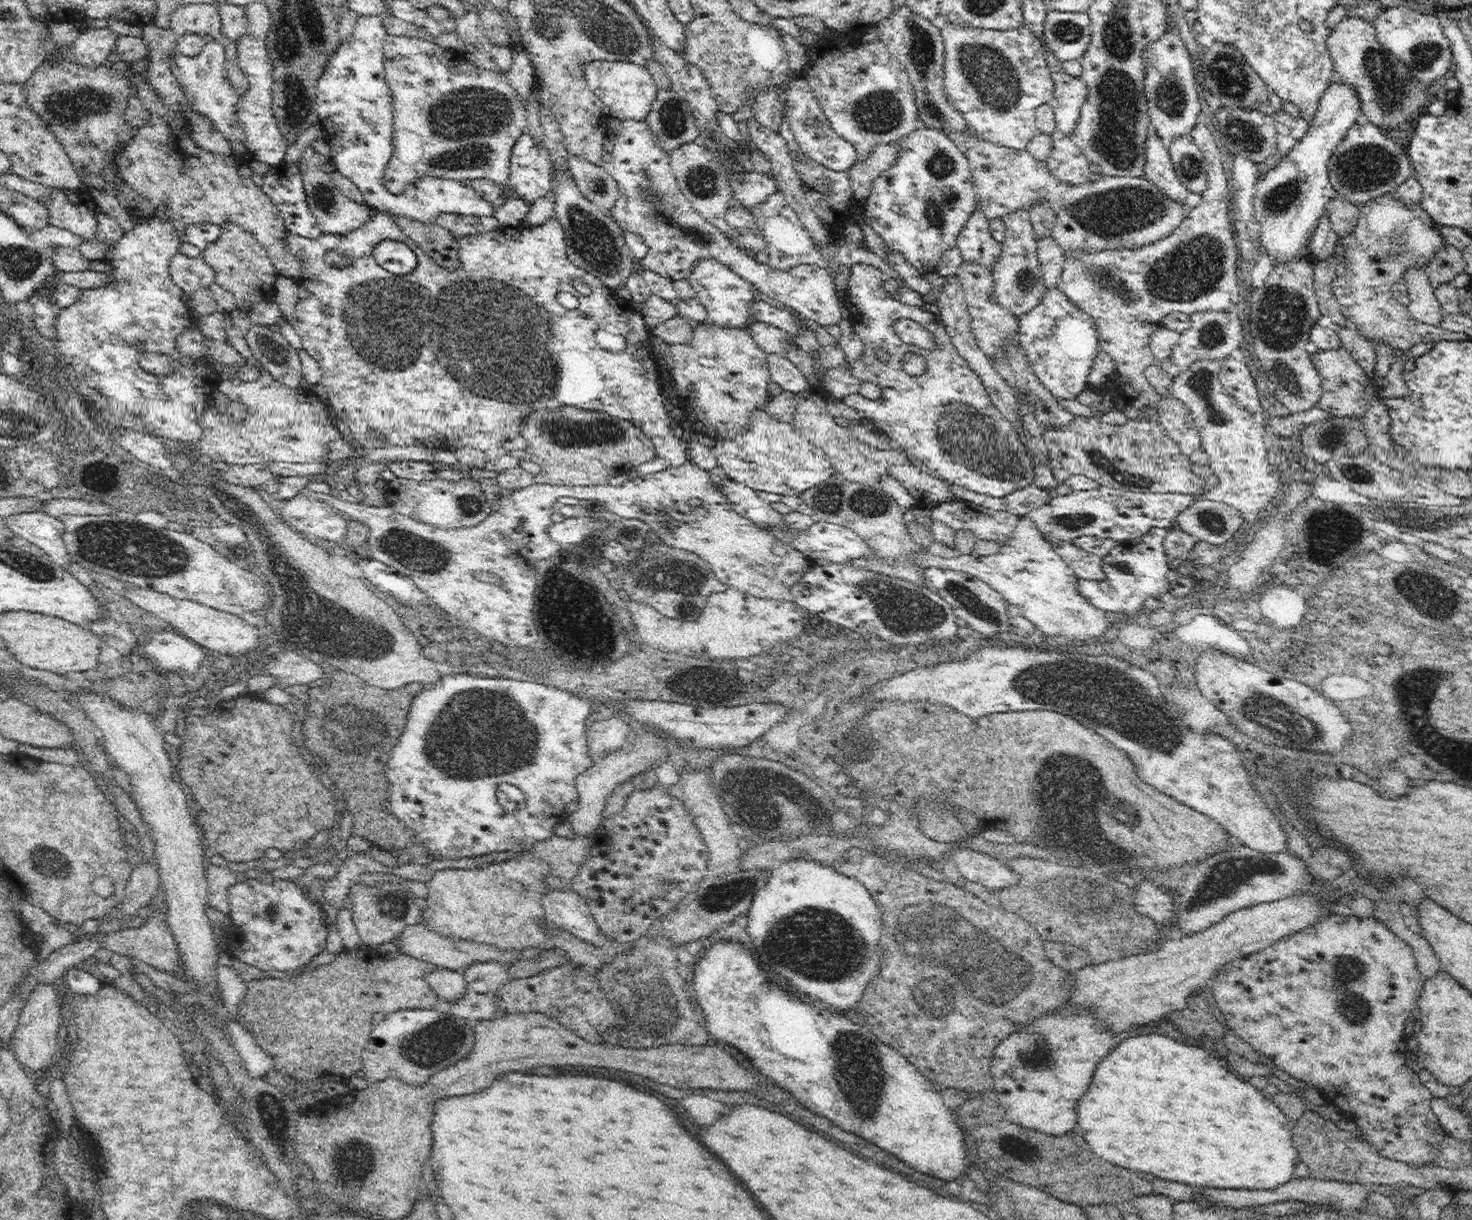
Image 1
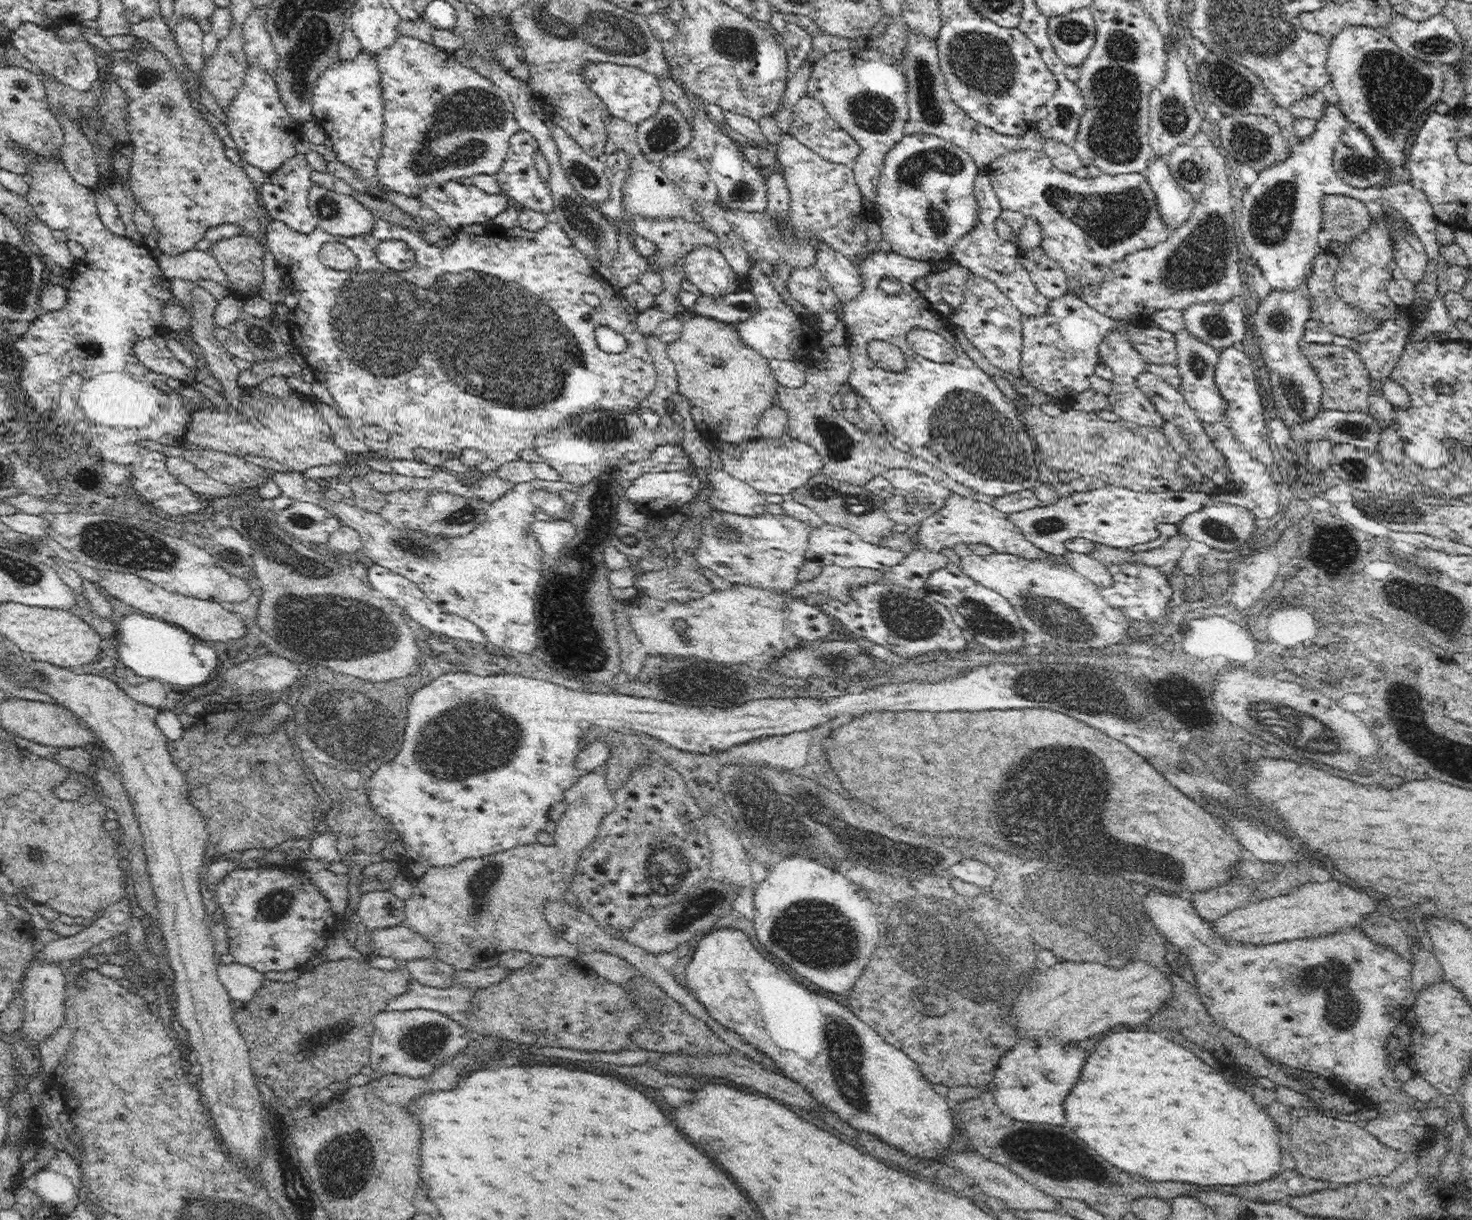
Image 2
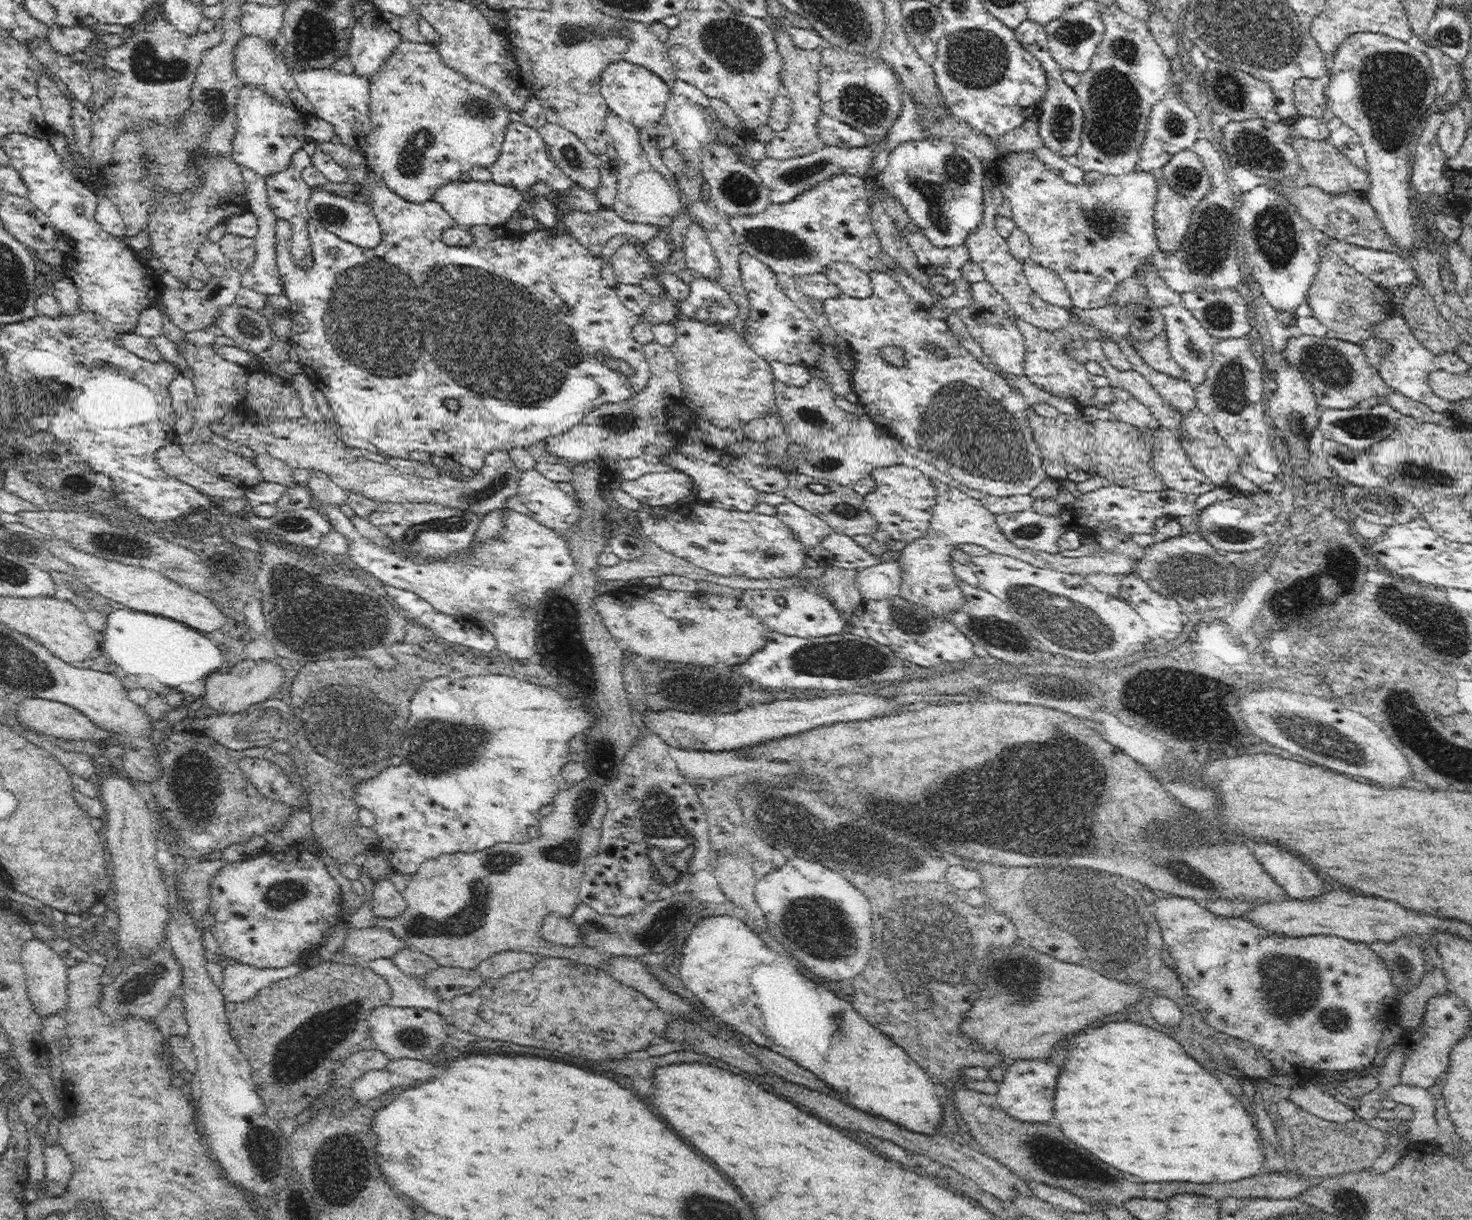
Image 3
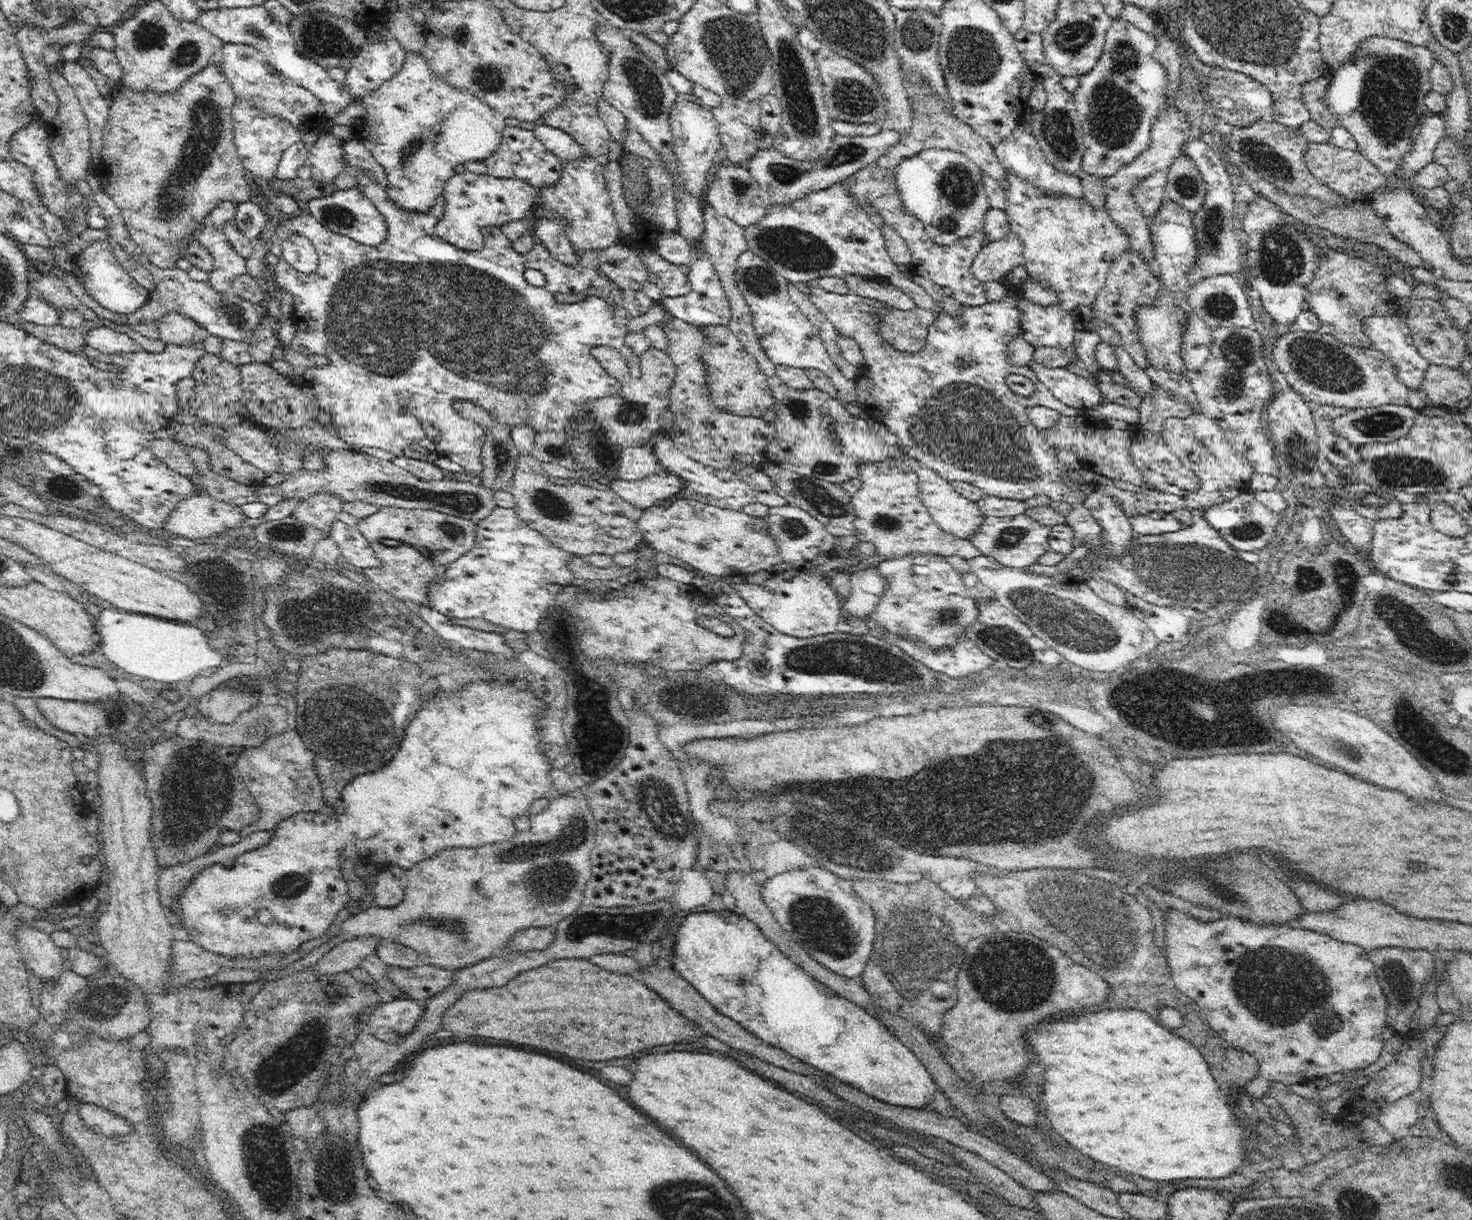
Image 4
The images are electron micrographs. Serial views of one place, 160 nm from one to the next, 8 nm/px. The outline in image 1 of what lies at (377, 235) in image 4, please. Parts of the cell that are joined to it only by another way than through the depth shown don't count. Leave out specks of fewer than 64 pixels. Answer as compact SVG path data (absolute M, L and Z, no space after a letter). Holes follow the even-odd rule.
M308 150L302 152L296 166L298 167L299 176L302 177L307 205L312 216L314 216L314 220L318 223L321 232L339 235L358 228L366 220L366 214L368 214L368 210L370 209L369 206L366 203L363 205L356 204L356 202L342 195L333 176L330 173L324 172L320 166L316 166L312 162L312 157L312 152L308 152Z

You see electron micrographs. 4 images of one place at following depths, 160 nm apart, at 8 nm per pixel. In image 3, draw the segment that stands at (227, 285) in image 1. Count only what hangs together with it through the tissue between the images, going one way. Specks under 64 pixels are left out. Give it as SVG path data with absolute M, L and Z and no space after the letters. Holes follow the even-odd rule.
M225 233L217 243L236 274L244 276L256 264L258 249L254 238Z

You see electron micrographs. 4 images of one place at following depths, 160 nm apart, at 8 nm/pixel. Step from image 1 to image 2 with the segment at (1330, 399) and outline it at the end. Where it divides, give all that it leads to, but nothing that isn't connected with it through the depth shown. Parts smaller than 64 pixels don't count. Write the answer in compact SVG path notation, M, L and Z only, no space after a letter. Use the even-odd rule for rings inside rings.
M1312 343L1308 350L1305 350L1305 353L1323 386L1322 409L1367 414L1369 410L1367 398L1370 394L1368 376L1370 374L1365 362L1359 357L1358 353L1354 353L1348 346L1333 343L1327 345Z

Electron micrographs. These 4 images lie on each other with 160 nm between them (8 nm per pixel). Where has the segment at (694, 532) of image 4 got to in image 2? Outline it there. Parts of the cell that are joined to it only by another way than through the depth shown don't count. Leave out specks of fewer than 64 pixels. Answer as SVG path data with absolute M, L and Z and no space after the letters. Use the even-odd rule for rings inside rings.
M716 510L706 521L695 558L701 566L710 568L718 576L733 584L788 594L798 584L796 575L805 560L804 550L806 550L811 529L811 526L803 520L784 513L776 515L766 512L760 516L749 517ZM716 522L724 522L726 526L741 530L744 541L740 545L730 545L726 544L726 541L718 540L714 537Z

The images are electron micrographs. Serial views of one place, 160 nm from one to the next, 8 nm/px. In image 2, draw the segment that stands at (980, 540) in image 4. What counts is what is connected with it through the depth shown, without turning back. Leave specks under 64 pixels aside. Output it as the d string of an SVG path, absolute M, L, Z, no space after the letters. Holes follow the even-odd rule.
M1112 486L1112 494L1079 494L1060 497L1056 502L1041 504L1033 509L1016 512L1009 519L1018 525L1026 538L1054 557L1064 554L1066 542L1076 537L1092 540L1100 545L1124 549L1158 538L1157 526L1177 524L1186 514L1200 509L1210 501L1210 494L1191 489L1188 492L1136 492Z

